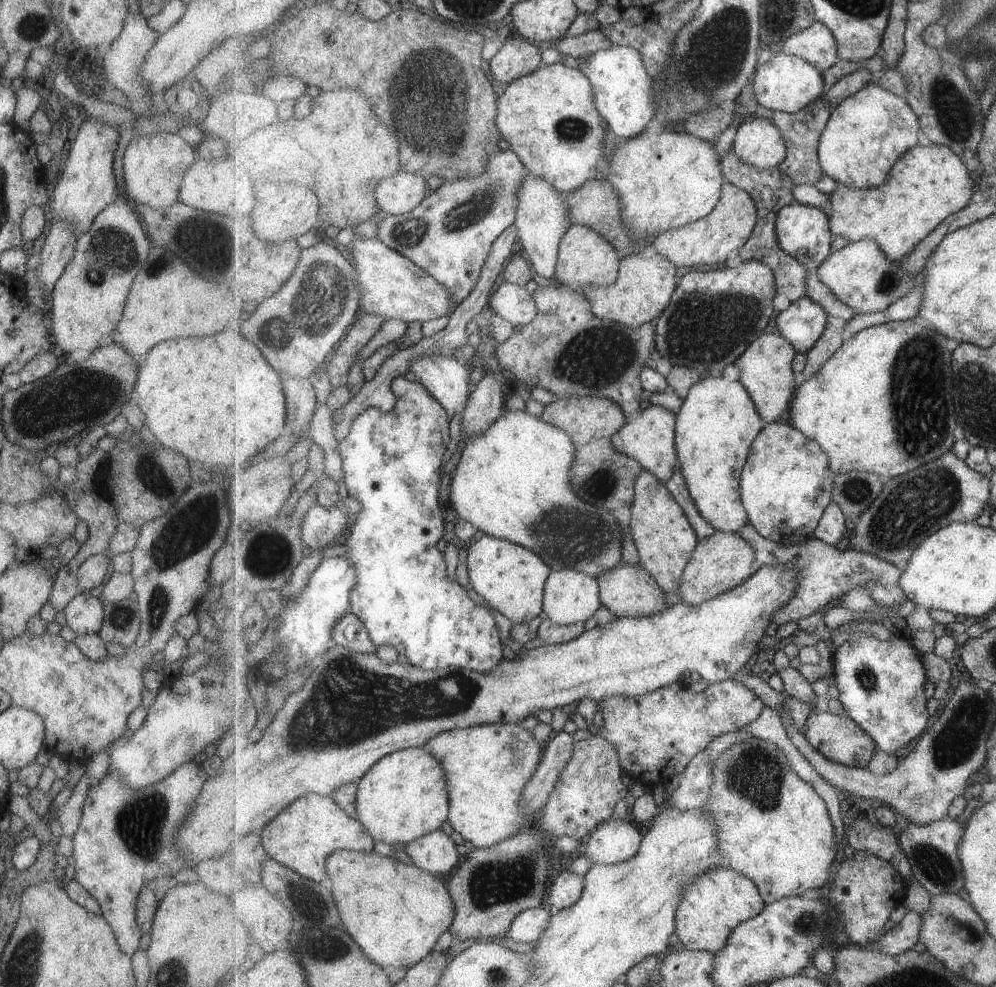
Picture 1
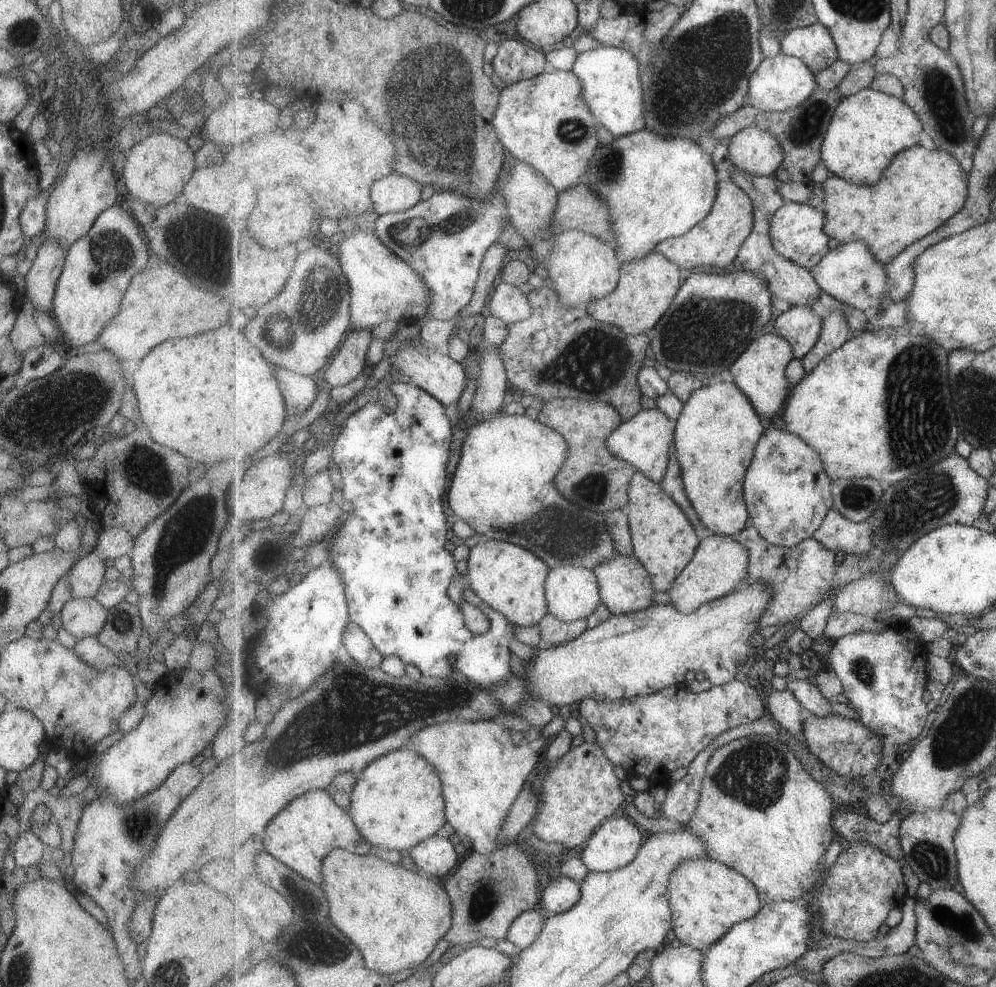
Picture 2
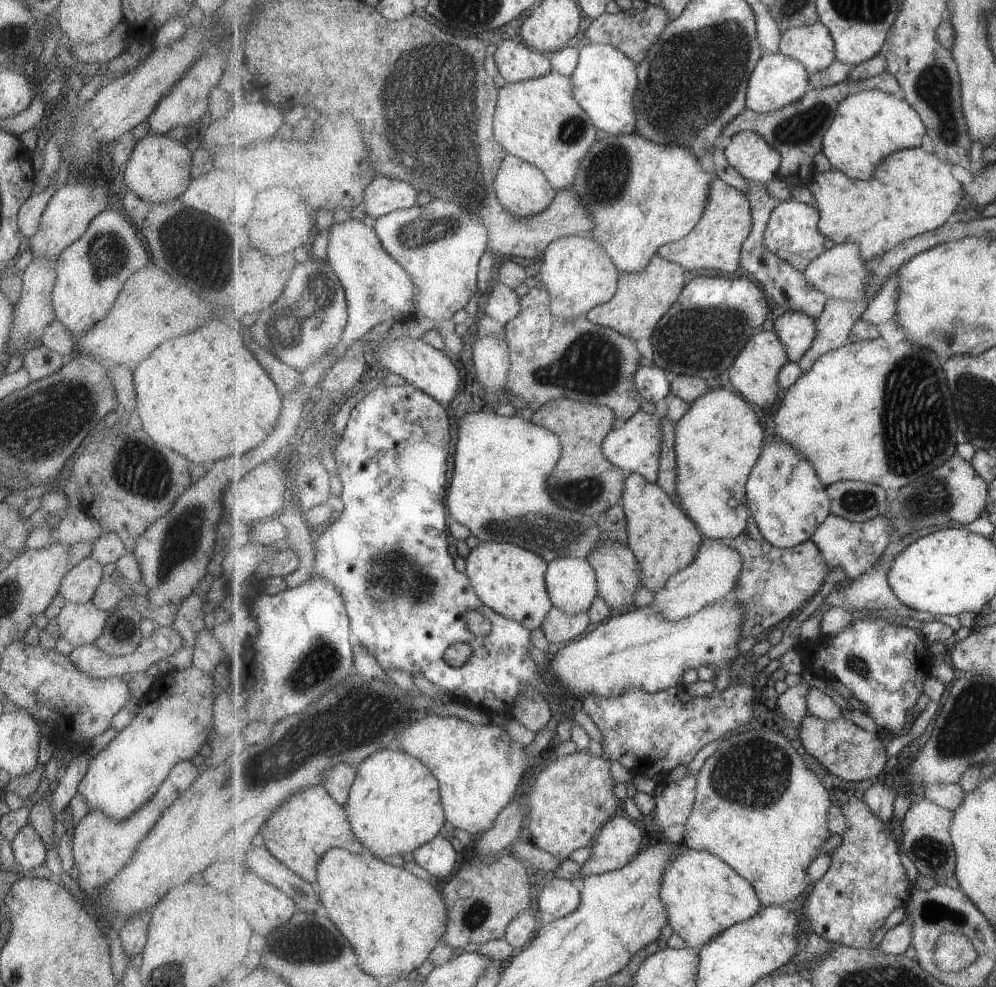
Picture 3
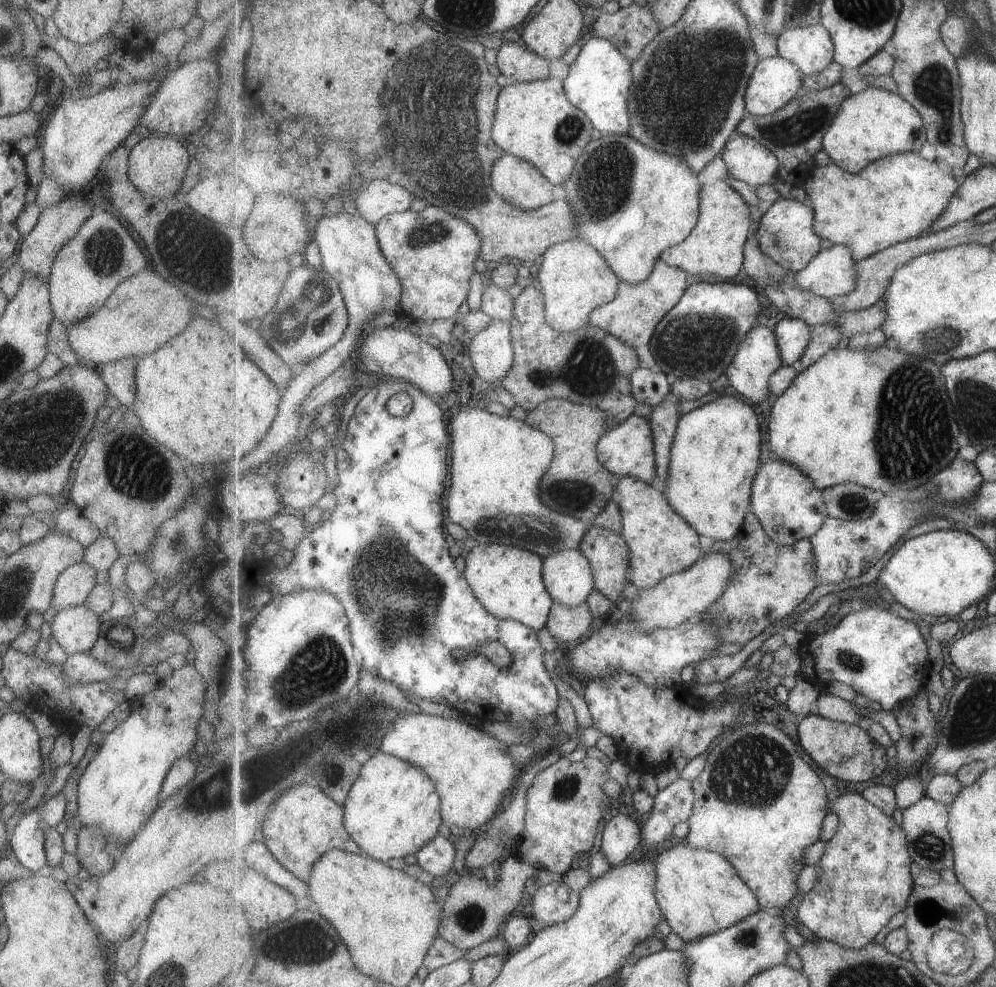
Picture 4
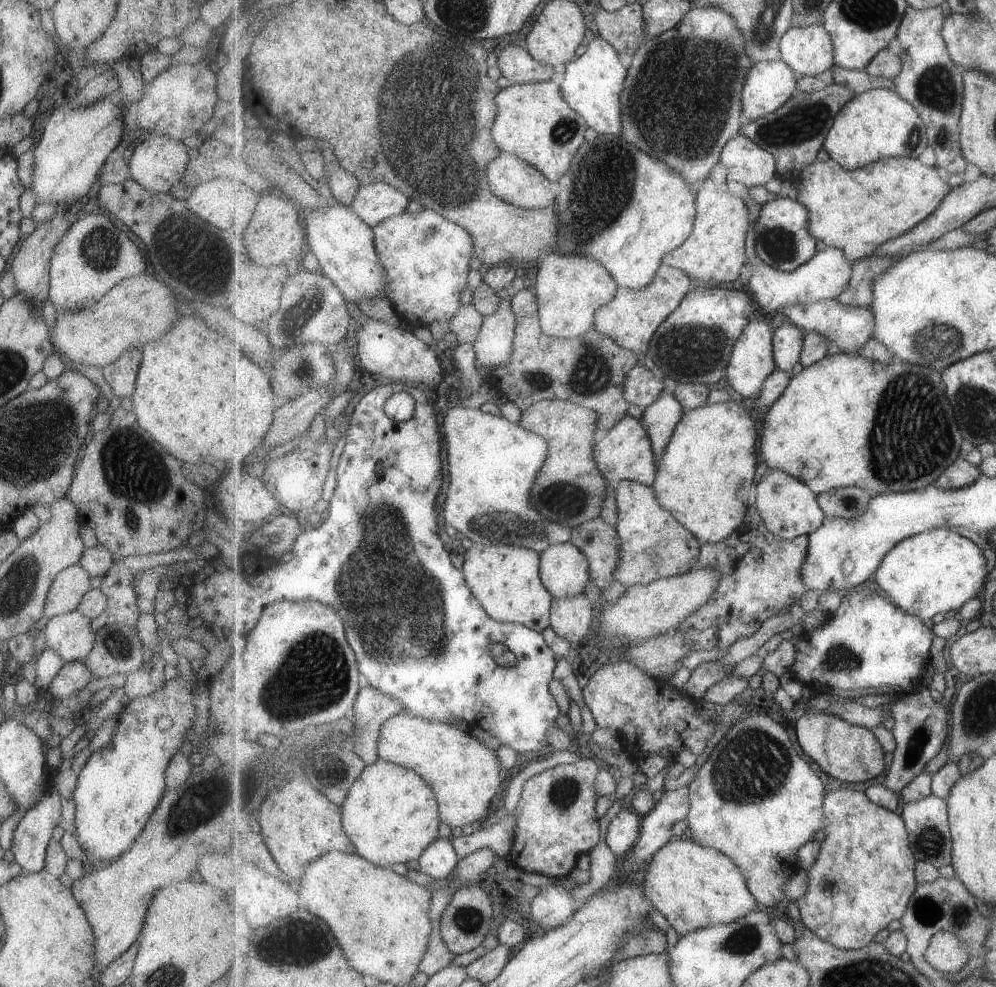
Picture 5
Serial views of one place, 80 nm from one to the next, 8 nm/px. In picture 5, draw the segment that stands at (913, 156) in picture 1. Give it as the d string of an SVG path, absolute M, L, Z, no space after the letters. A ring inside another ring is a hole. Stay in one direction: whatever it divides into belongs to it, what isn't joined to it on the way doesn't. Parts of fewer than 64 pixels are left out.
M891 157L854 171L848 171L835 159L819 161L821 160L815 161L802 172L801 180L796 184L799 190L797 200L810 210L811 234L828 247L844 250L850 262L870 257L884 242L899 238L914 229L929 218L954 189L941 178L937 168L926 166L919 158Z

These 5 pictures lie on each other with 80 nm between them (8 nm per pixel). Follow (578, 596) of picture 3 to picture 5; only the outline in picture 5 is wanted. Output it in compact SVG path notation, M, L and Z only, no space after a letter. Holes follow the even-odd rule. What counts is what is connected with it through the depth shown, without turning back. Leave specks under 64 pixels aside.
M573 543L551 545L541 554L542 581L557 598L573 598L583 594L592 580L587 555Z

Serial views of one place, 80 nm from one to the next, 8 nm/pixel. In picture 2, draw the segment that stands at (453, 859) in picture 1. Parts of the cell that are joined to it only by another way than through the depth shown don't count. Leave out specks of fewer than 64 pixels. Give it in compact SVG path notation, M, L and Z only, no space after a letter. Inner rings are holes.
M439 834L431 835L427 840L414 846L409 855L419 870L436 879L440 876L447 879L447 874L459 864L455 844Z

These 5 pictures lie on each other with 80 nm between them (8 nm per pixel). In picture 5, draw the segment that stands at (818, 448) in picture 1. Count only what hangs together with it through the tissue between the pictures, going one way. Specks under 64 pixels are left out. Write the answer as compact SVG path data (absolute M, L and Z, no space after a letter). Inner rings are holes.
M771 469L756 485L756 502L758 511L762 514L766 527L778 537L793 540L801 535L809 536L826 520L826 511L818 501L818 494L802 479L789 473Z

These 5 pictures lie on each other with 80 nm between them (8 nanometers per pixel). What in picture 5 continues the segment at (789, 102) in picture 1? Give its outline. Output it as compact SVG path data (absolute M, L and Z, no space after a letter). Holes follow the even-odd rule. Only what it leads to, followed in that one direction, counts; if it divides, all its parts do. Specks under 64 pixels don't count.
M783 60L755 64L743 87L744 120L752 121L781 108L794 95L799 77Z

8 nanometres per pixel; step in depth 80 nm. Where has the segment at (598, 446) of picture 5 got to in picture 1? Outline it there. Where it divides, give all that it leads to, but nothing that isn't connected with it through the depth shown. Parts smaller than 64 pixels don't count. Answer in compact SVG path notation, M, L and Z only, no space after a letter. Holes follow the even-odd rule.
M650 405L614 434L614 445L620 453L638 460L645 471L651 471L660 481L666 483L676 473L680 464L676 445L677 420L677 414L672 410L659 405Z

